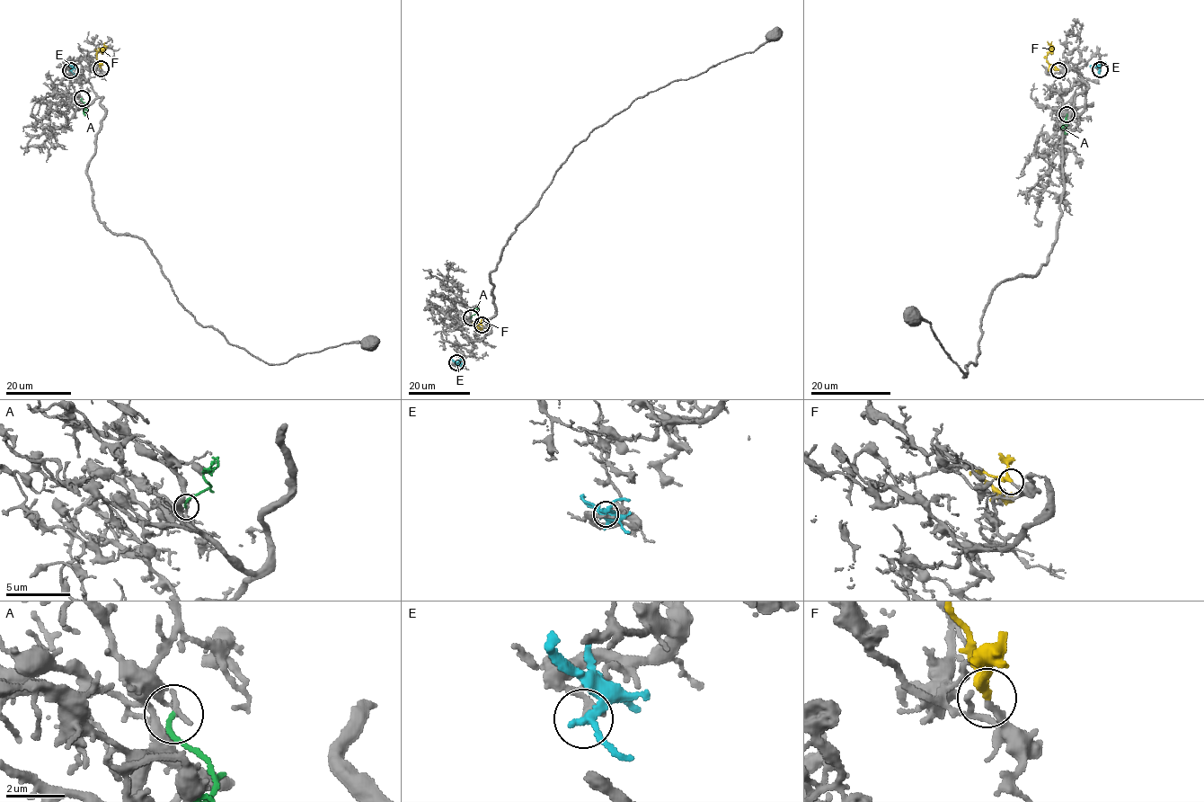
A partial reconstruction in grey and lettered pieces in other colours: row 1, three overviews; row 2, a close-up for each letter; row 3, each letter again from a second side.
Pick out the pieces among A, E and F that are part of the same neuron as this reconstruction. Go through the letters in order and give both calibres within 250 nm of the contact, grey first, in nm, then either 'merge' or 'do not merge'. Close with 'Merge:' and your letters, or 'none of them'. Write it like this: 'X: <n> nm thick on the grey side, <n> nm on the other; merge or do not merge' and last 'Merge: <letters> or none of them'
A: 220 nm thick on the grey side, 160 nm on the other; do not merge
E: 240 nm thick on the grey side, 220 nm on the other; do not merge
F: 200 nm thick on the grey side, 240 nm on the other; merge
Merge: F

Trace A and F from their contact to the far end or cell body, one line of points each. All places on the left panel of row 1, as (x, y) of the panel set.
A: (82, 98), (85, 106), (85, 115)
F: (101, 68), (96, 54), (104, 42)

